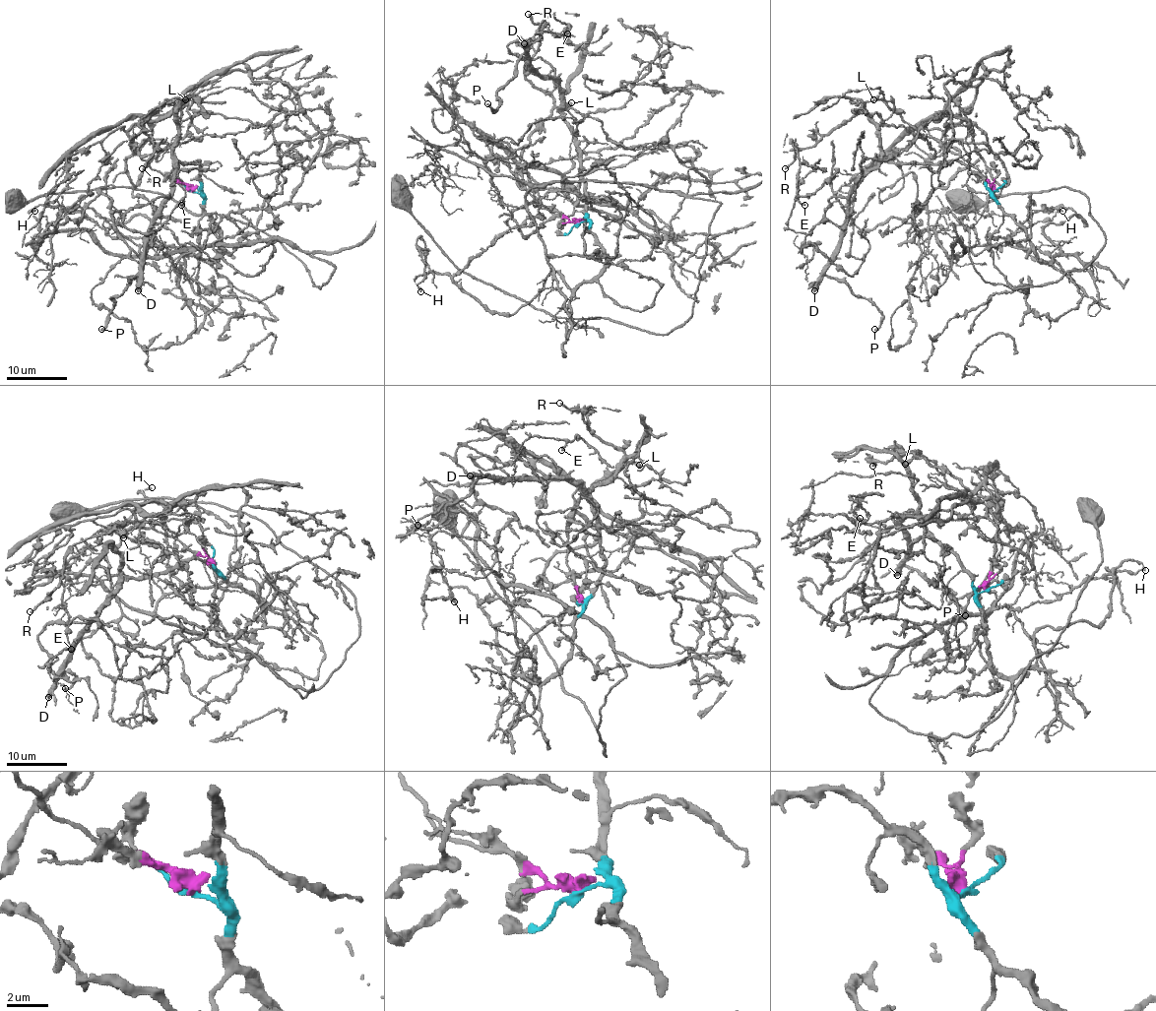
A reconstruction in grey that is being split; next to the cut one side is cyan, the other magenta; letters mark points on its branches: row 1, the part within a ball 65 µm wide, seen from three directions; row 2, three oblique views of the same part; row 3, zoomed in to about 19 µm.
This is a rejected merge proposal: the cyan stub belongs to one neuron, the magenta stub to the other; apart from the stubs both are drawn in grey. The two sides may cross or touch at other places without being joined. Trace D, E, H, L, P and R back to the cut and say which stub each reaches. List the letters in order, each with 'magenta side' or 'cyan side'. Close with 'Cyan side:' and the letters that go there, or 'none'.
D: cyan side
E: cyan side
H: cyan side
L: magenta side
P: cyan side
R: magenta side
Cyan side: D, E, H, P

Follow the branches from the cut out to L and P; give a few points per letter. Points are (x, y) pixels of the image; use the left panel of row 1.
L: (192, 191), (169, 174), (153, 170), (139, 155), (134, 141), (144, 123), (167, 98), (183, 97), (186, 100)
P: (192, 191), (200, 191), (198, 160), (178, 160), (147, 253), (131, 284), (111, 297), (108, 320), (100, 329)

